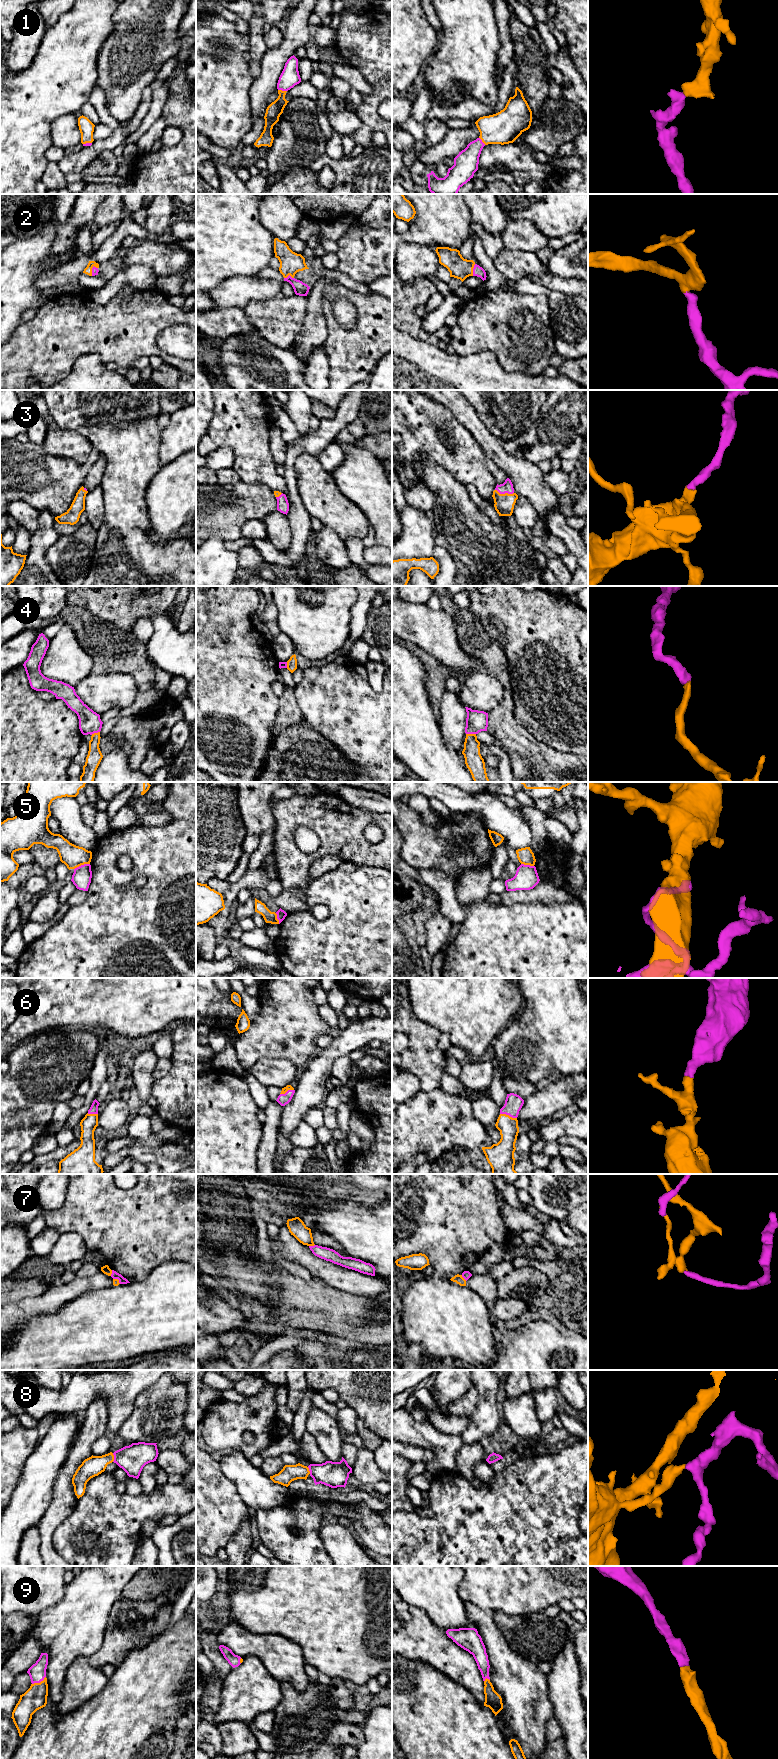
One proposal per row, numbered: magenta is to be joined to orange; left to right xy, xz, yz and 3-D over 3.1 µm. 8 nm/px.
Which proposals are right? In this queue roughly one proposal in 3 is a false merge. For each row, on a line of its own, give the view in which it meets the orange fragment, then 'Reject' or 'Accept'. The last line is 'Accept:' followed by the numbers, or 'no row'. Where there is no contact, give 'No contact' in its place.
1: Touches orange in xz. Accept
2: Touches orange in yz. Accept
3: Touches orange in yz. Accept
4: Touches orange in yz. Accept
5: Touches orange in xy. Reject
6: Touches orange in yz. Accept
7: Touches orange in xy. Reject
8: Touches orange in xy. Accept
9: Touches orange in xy. Accept
Accept: 1, 2, 3, 4, 6, 8, 9

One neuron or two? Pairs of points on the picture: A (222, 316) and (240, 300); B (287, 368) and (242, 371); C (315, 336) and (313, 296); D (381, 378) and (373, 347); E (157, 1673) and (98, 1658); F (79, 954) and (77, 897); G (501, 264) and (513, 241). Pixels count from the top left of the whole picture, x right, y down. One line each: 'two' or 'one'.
A: two
B: one
C: one
D: two
E: two
F: two
G: two

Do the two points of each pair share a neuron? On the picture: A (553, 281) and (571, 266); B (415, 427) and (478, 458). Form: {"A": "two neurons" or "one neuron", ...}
{"A": "two neurons", "B": "one neuron"}

